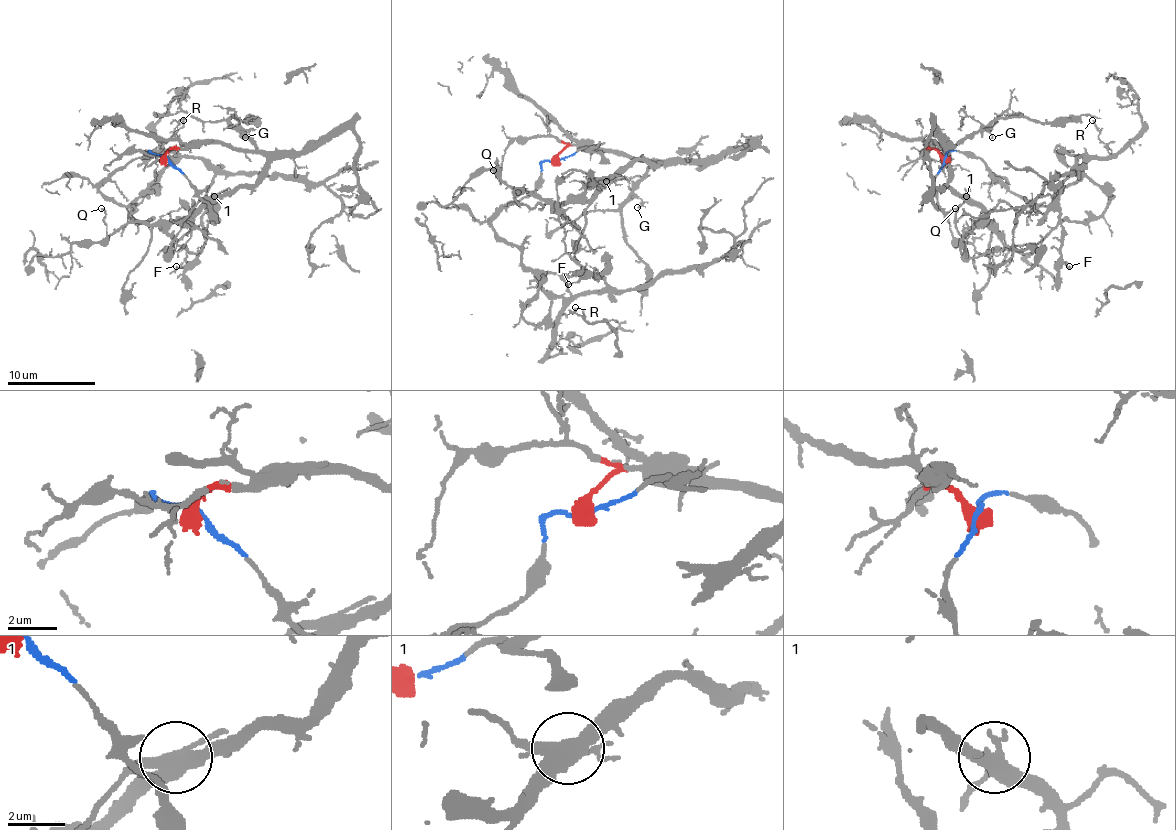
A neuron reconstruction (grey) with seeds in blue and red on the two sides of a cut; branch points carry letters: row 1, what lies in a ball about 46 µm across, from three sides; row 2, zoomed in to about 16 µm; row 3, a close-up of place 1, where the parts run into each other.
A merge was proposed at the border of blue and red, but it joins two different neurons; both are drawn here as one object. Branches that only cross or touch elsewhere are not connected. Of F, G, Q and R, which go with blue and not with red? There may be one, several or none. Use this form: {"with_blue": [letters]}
{"with_blue": ["F", "R"]}

